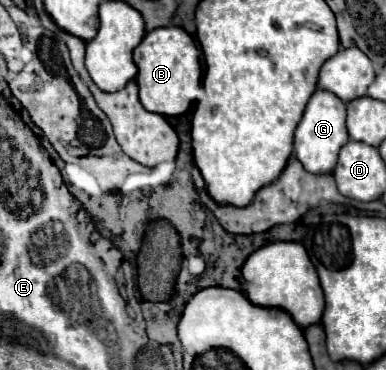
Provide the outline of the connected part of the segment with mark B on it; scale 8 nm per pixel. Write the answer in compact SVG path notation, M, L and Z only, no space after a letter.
M179 26L155 28L147 32L141 44L133 50L133 60L139 68L135 78L139 86L139 98L149 112L163 116L179 116L190 109L195 112L197 102L203 102L207 96L203 88L205 58L197 40L197 31L196 36L191 36Z

